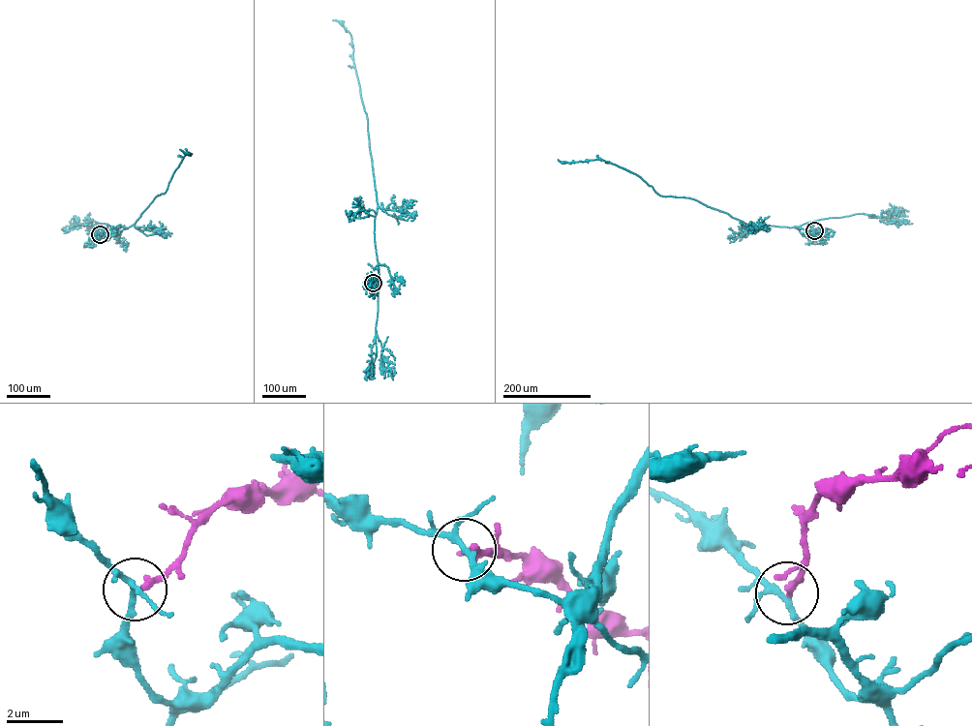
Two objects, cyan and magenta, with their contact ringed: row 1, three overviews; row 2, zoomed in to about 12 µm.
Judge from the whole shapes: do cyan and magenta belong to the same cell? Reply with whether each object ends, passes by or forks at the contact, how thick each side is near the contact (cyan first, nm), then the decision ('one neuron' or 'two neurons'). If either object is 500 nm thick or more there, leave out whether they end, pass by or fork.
cyan forks | magenta ends | 170/240 nm | one neuron

